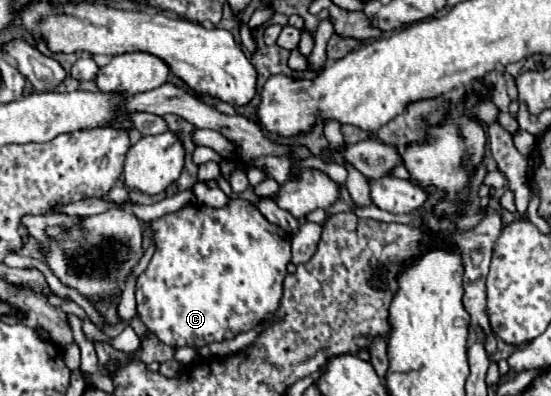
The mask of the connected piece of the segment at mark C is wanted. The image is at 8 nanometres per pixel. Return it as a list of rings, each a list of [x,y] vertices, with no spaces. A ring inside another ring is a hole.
[[[230,199],[230,203],[220,209],[188,205],[162,215],[152,221],[152,241],[156,249],[148,269],[136,281],[136,303],[140,321],[156,333],[162,343],[174,349],[204,347],[250,331],[276,311],[286,265],[290,263],[290,237],[278,225],[272,225],[250,201]]]

